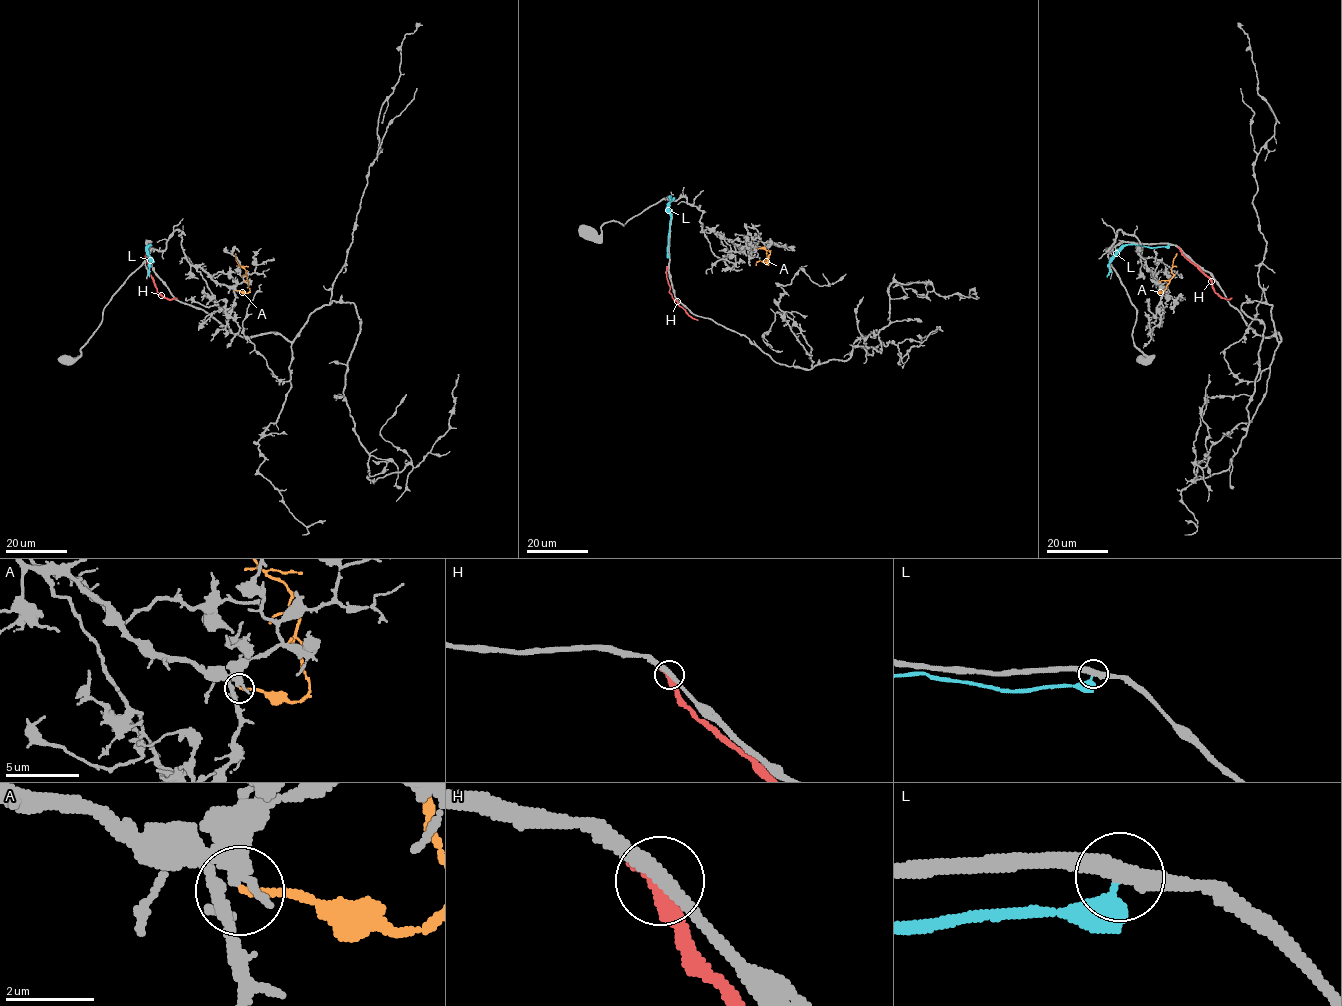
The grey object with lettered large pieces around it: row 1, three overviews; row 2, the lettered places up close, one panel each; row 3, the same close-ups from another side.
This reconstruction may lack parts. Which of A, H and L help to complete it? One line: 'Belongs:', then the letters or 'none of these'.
Belongs: none of these

